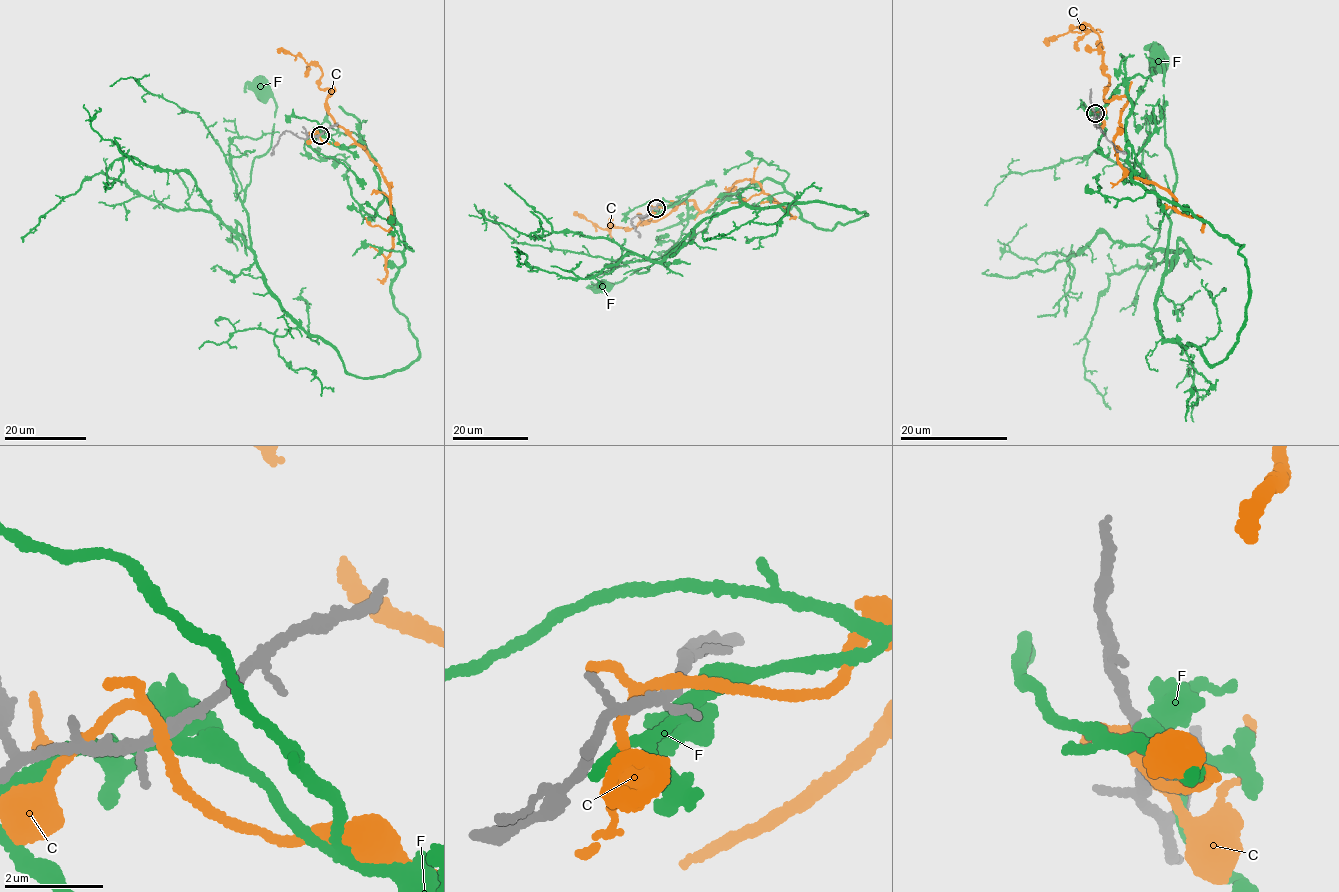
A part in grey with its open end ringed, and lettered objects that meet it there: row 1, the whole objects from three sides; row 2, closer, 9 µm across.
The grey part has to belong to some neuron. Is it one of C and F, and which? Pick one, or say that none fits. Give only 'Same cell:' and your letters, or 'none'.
Same cell: F

